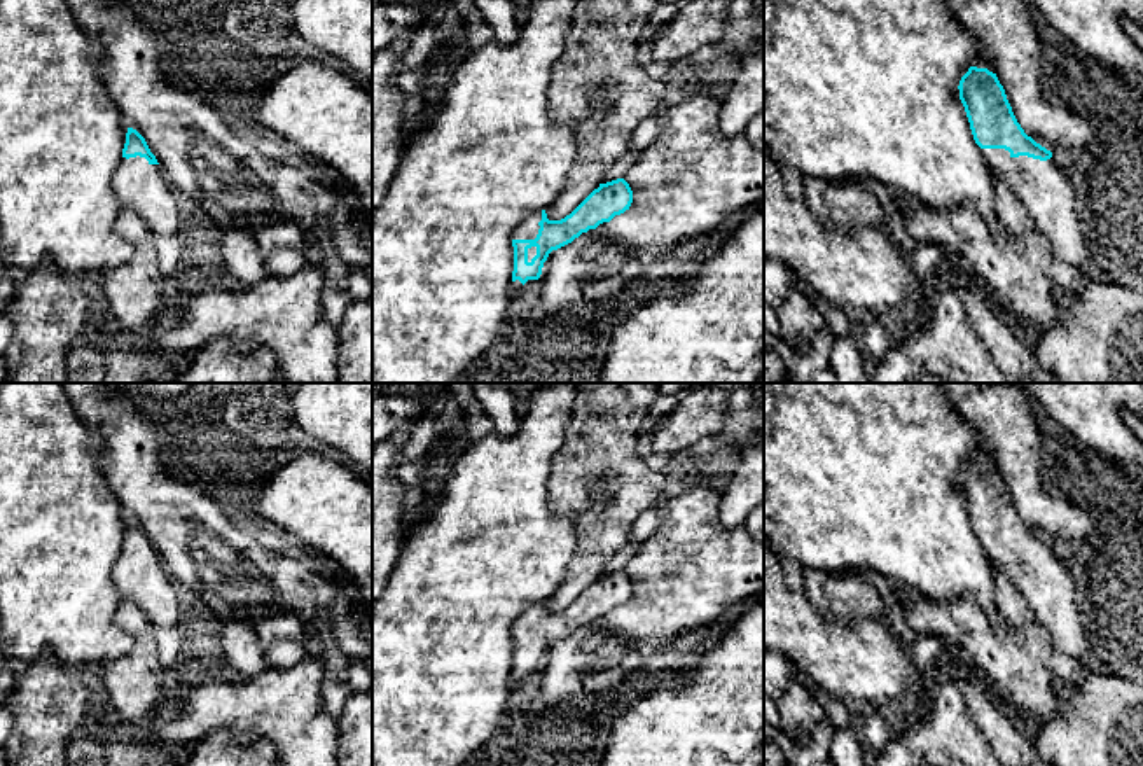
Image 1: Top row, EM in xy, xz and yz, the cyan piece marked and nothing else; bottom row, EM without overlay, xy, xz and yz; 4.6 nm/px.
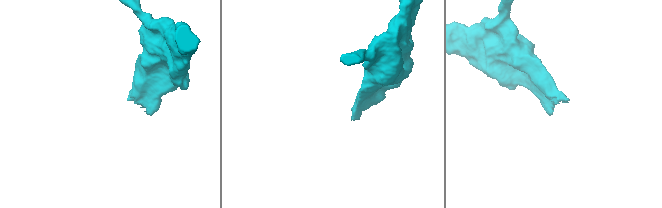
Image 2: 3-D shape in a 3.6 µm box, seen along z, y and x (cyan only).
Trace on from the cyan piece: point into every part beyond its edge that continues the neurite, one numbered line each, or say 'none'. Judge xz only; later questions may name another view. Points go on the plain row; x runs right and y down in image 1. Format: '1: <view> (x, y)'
1: xz (528, 621)

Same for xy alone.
1: xy (138, 577)

